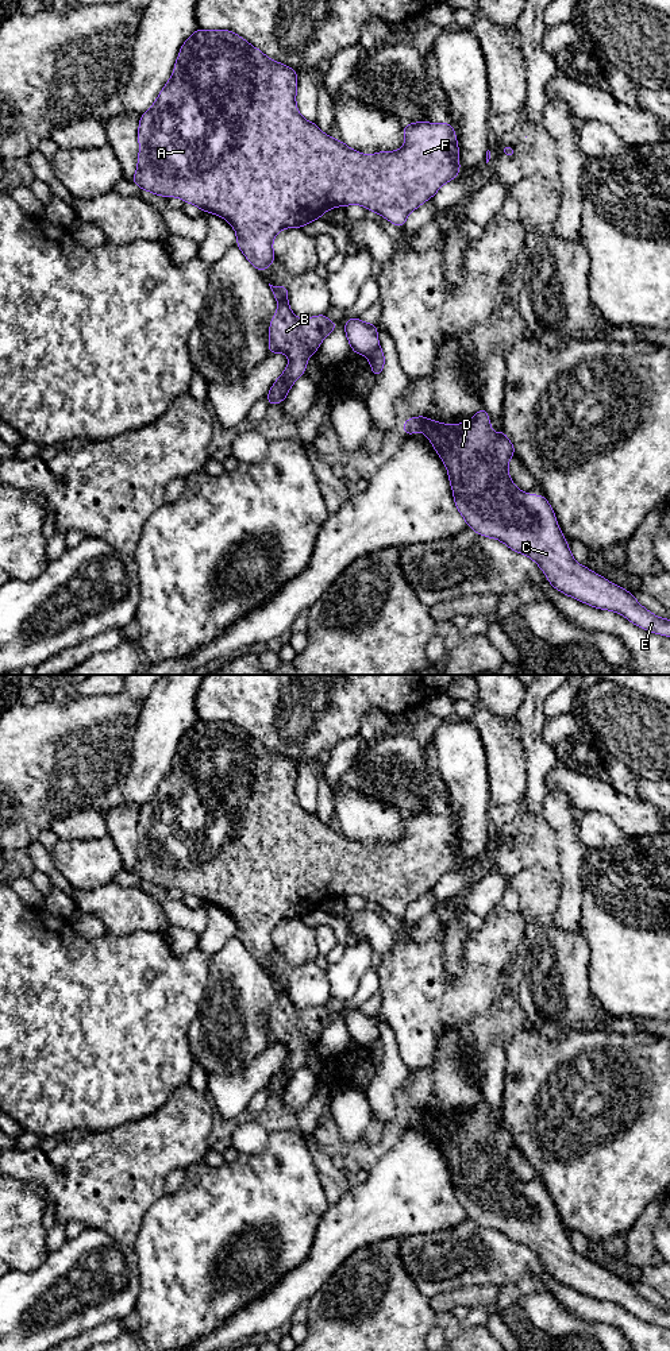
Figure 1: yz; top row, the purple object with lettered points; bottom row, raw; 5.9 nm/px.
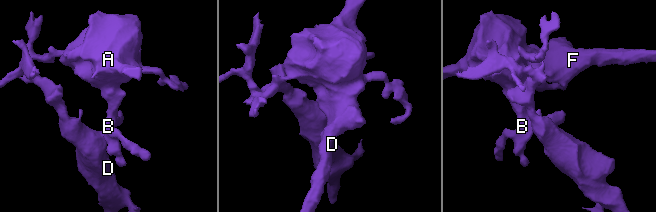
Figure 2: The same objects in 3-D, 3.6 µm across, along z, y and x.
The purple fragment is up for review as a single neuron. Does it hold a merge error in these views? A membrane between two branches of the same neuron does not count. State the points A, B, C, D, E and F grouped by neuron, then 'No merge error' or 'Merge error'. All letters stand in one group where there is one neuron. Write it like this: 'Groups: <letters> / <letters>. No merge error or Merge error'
Groups: A B F / C D E. Merge error

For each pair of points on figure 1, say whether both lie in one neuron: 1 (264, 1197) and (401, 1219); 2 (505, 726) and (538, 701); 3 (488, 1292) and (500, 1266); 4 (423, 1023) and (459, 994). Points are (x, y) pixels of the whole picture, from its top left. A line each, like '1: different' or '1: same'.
1: different
2: different
3: different
4: same

